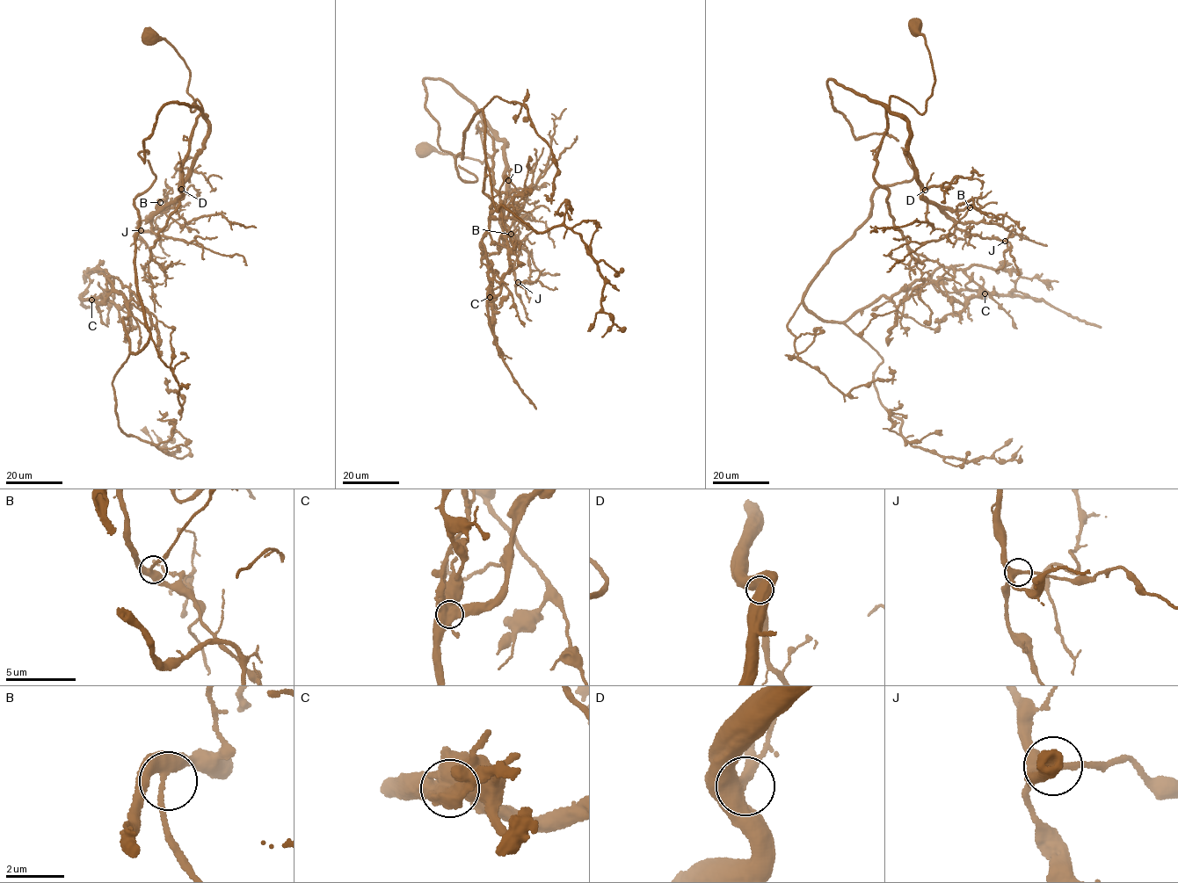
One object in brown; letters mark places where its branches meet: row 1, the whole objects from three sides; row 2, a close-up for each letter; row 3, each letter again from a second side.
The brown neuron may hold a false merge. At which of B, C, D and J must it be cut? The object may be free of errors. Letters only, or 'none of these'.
C

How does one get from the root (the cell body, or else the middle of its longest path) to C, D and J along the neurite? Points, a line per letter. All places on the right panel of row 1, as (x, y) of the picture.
C: (915, 26), (921, 113), (827, 83), (914, 173), (803, 305), (985, 293)
D: (915, 26), (928, 51), (932, 94), (921, 113), (892, 96), (889, 106), (907, 124), (909, 158), (925, 190)
J: (915, 26), (932, 94), (921, 113), (889, 102), (907, 124), (921, 195), (959, 229), (1005, 241)

